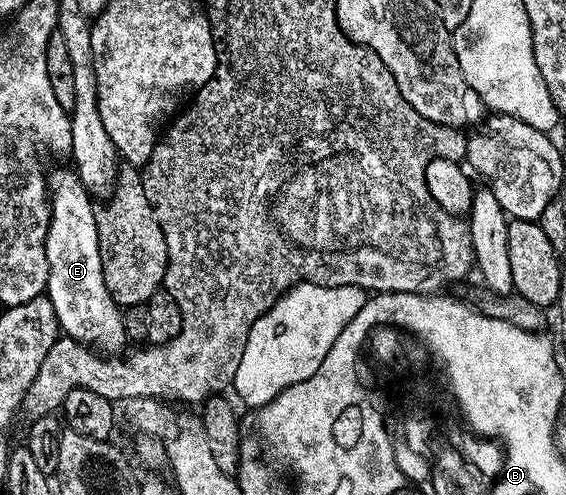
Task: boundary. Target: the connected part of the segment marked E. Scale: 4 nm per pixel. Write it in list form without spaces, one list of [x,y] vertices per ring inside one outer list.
[[[68,166],[50,172],[49,191],[51,220],[45,241],[49,281],[45,294],[57,313],[59,330],[66,338],[88,344],[100,352],[122,352],[129,340],[123,324],[123,311],[115,304],[105,285],[95,224],[97,211],[94,206],[91,208],[92,196],[81,185],[78,173]]]

